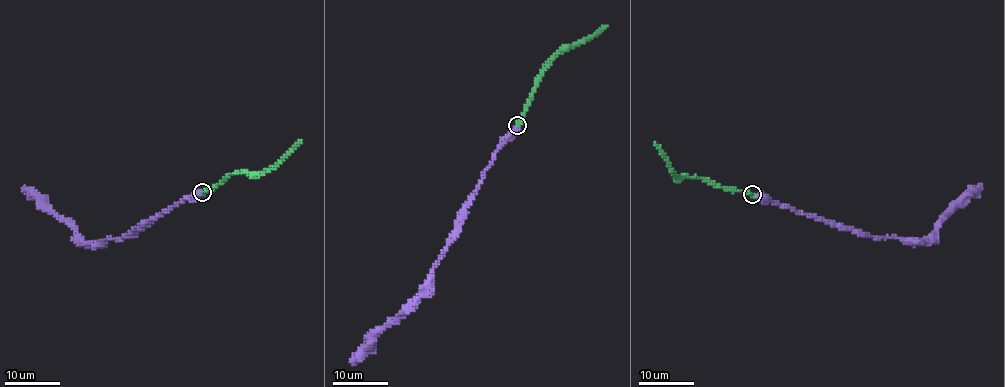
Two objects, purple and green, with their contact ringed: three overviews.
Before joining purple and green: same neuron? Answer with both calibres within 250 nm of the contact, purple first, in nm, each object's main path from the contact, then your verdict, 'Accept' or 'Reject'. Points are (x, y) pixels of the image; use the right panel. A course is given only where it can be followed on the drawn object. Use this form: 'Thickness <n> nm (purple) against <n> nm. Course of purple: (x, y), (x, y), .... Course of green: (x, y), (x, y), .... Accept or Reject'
Thickness 550 nm (purple) against 400 nm. Course of purple: (753, 195), (767, 196), (777, 205), (867, 235), (924, 241), (936, 223), (981, 184). Course of green: (752, 195), (676, 175), (656, 143). Accept

